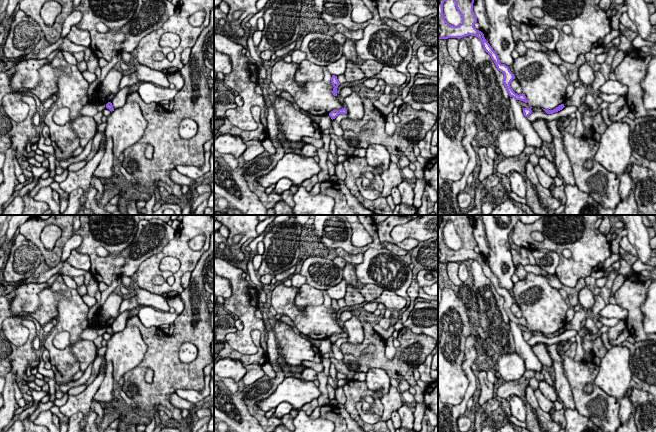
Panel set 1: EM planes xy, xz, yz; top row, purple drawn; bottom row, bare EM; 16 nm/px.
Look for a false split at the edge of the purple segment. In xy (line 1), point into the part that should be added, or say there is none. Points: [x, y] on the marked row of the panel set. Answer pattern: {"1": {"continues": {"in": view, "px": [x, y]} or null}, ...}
{"1": {"continues": null}}

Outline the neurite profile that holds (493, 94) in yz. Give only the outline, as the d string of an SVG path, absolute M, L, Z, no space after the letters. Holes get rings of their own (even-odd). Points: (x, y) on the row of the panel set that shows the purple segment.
M473 36L470 49L479 84L479 98L484 107L487 120L499 131L516 127L510 96L503 83L504 74L500 72L490 55L484 50L482 42Z

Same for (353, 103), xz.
M352 92L342 101L345 108L347 109L347 118L351 120L360 120L363 118L364 106L362 98L356 92Z

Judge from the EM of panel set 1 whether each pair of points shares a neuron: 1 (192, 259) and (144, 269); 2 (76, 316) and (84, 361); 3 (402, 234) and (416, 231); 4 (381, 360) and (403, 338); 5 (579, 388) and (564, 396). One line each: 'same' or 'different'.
1: same
2: different
3: same
4: same
5: different

